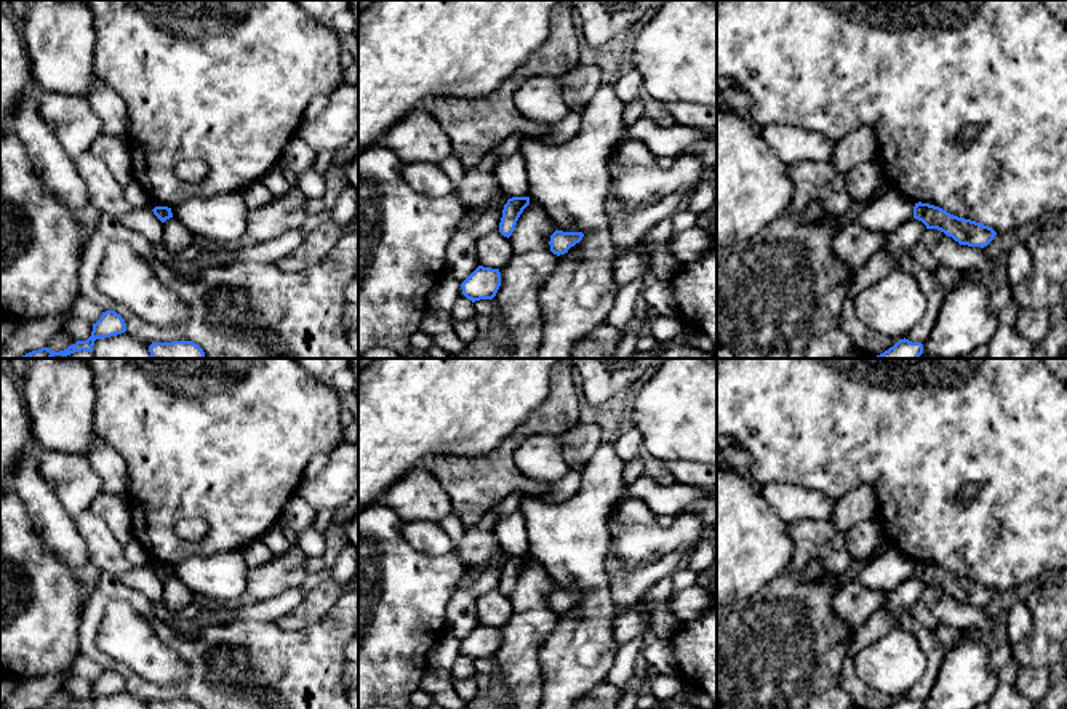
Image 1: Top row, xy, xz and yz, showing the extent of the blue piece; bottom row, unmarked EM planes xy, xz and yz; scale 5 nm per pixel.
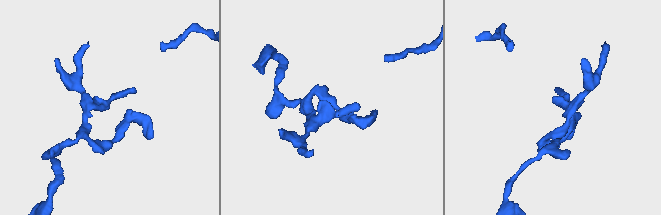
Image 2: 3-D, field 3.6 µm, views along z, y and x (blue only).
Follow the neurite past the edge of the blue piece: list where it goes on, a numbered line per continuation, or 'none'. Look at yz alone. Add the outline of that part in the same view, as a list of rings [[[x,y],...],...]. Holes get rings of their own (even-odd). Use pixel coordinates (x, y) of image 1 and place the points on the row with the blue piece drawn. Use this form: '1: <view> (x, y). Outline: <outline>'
none

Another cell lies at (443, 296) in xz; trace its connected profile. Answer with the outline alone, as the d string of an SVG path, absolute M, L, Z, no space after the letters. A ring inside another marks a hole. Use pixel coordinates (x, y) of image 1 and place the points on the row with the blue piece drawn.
M442 277L440 282L427 296L427 306L432 310L443 310L451 314L461 294L462 294L461 282L450 277Z

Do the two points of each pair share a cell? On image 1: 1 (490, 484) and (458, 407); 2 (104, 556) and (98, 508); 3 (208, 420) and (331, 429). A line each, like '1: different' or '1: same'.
1: different
2: different
3: same

